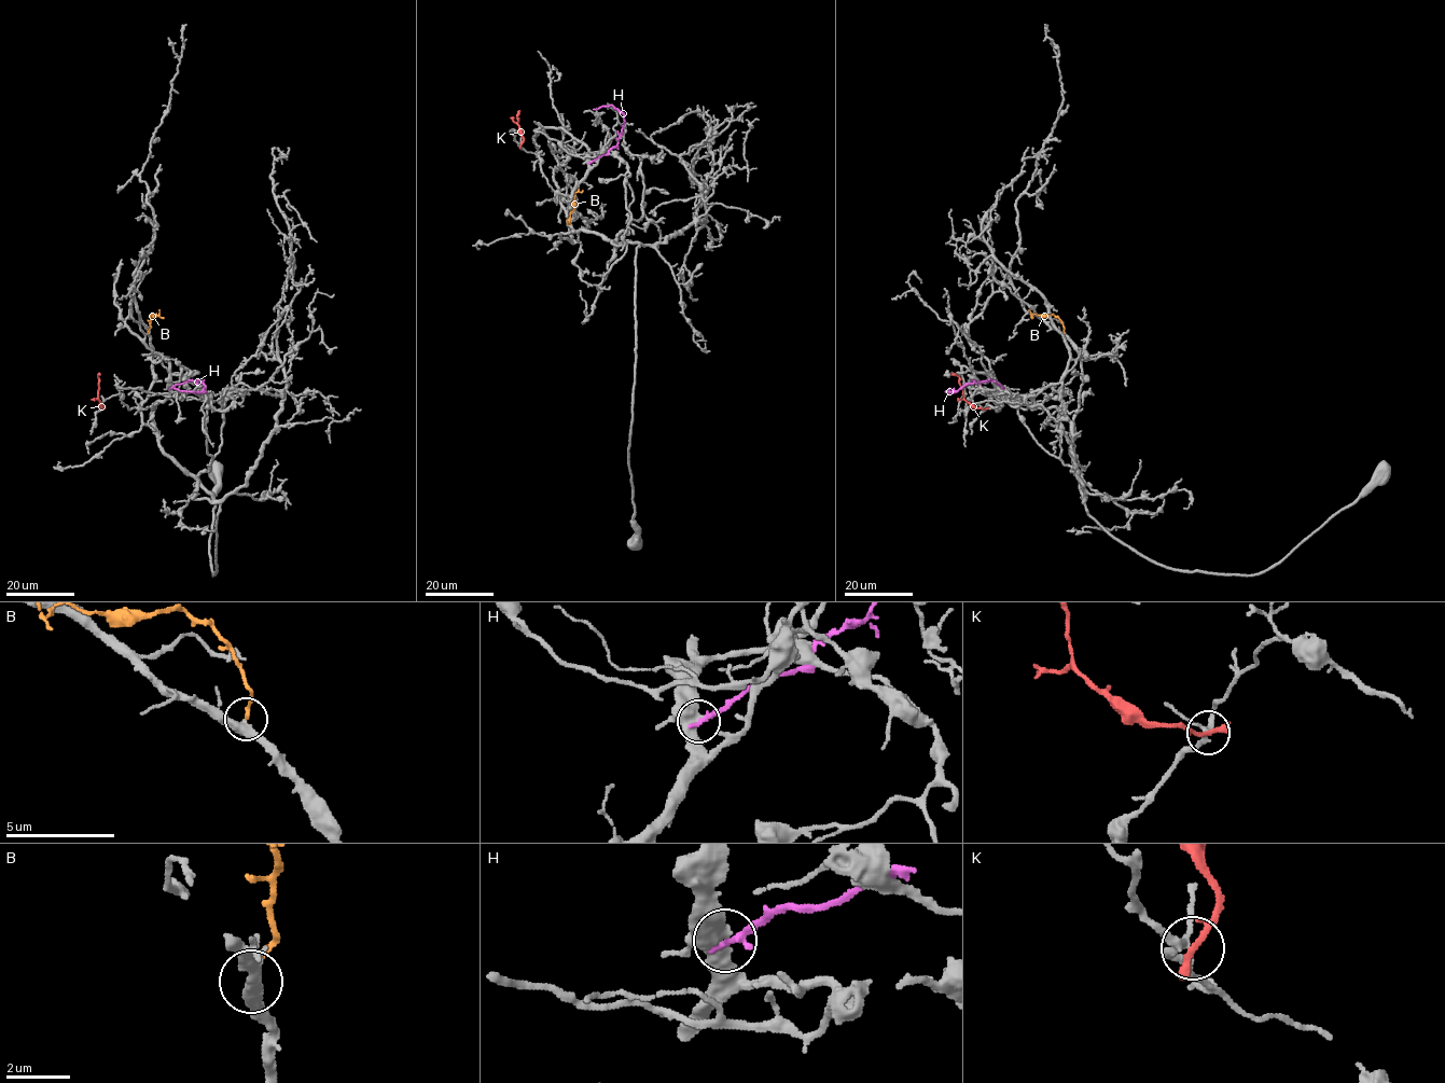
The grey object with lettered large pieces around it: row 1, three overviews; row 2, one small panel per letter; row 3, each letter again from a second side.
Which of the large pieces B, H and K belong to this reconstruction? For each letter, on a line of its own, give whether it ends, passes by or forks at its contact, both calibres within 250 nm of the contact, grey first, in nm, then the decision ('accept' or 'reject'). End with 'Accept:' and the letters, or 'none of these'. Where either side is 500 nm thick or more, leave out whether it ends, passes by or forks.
B: it ends there; 380 nm thick on the grey side, 150 nm on the other; accept
H: 550 nm thick on the grey side, 240 nm on the other; reject
K: it ends there; 200 nm thick on the grey side, 300 nm on the other; reject
Accept: B

